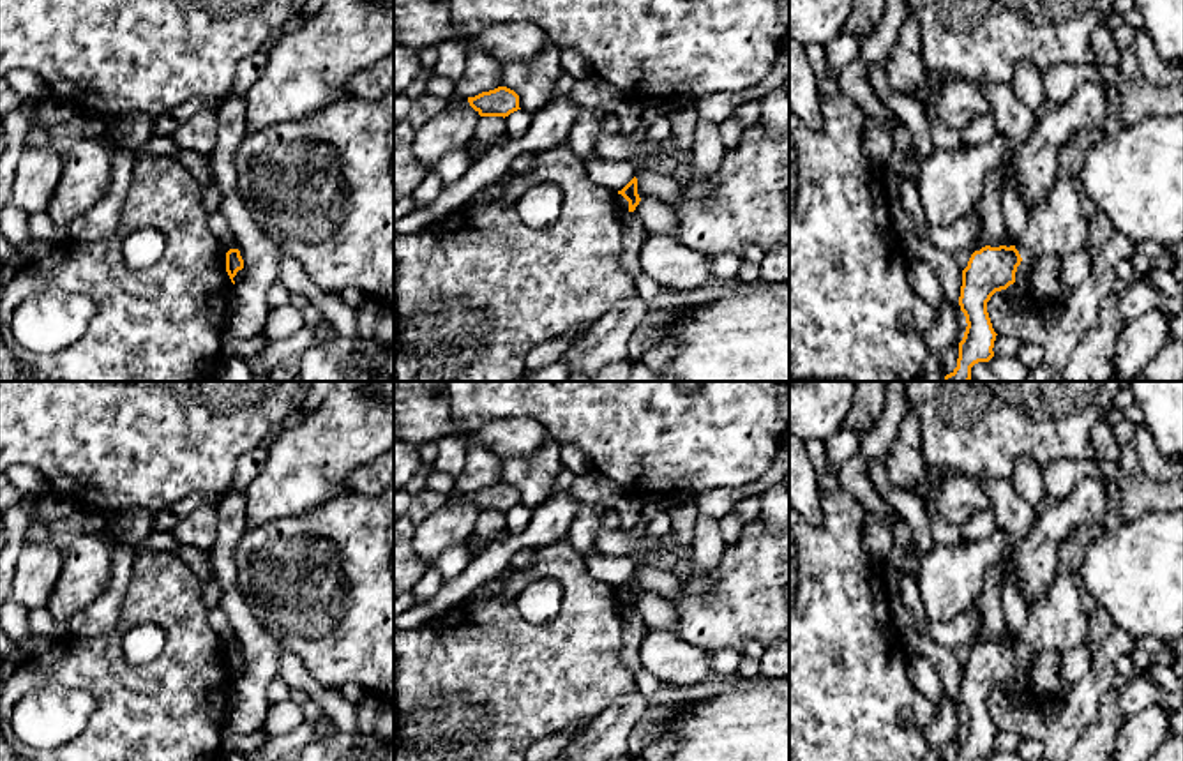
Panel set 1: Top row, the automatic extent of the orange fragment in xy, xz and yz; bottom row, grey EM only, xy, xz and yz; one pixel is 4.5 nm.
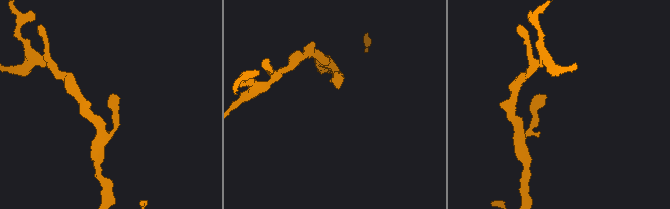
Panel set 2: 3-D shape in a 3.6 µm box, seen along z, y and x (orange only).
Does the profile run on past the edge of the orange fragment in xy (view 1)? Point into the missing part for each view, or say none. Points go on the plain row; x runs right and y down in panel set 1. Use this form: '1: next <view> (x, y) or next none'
1: next none

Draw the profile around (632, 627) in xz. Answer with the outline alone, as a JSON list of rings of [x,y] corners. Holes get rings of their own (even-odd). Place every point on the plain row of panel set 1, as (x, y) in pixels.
[[[634,607],[622,611],[622,634],[622,664],[627,671],[636,673],[641,667],[639,646],[648,634],[648,627],[644,625],[643,618],[634,611]]]

